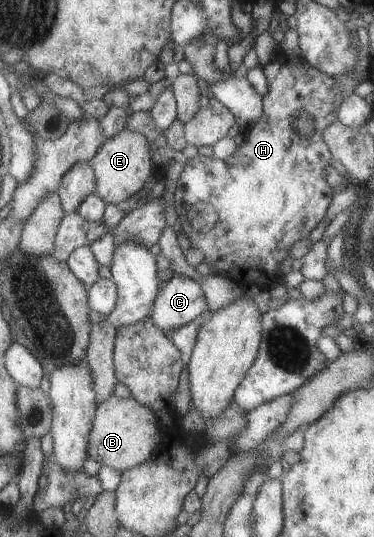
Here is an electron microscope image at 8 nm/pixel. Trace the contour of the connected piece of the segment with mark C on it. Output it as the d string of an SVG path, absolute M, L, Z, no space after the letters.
M174 273L155 299L150 319L166 334L195 320L205 309L203 287L191 277Z

